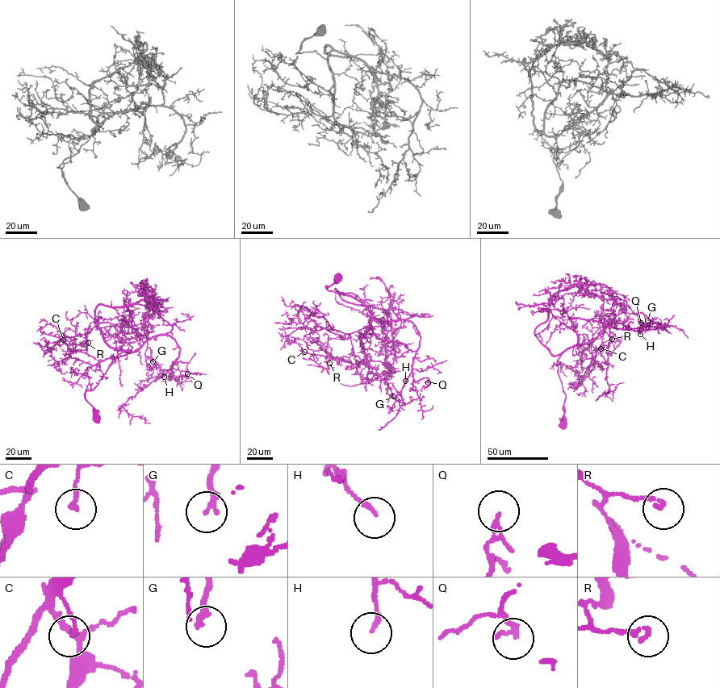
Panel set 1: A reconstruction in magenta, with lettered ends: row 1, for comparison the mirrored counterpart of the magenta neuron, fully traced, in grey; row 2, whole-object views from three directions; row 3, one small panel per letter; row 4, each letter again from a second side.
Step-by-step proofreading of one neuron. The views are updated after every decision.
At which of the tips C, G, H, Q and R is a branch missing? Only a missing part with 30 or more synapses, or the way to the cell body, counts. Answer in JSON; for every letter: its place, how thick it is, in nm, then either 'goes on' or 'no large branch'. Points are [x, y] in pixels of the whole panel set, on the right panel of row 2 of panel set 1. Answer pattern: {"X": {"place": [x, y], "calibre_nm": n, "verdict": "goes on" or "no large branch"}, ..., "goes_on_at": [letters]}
{"C": {"place": [600, 348], "calibre_nm": 150, "verdict": "no large branch"}, "G": {"place": [647, 320], "calibre_nm": 200, "verdict": "no large branch"}, "H": {"place": [640, 334], "calibre_nm": 160, "verdict": "no large branch"}, "Q": {"place": [641, 323], "calibre_nm": 110, "verdict": "no large branch"}, "R": {"place": [612, 339], "calibre_nm": 160, "verdict": "no large branch"}, "goes_on_at": []}

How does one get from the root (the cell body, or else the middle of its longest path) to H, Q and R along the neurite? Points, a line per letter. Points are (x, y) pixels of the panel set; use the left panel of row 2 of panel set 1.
H: (97, 419), (85, 392), (94, 388), (117, 355), (136, 351), (155, 336), (170, 335), (180, 350), (164, 377)
Q: (97, 419), (85, 392), (119, 354), (168, 335), (180, 348), (172, 375), (187, 373)
R: (97, 419), (85, 392), (117, 355), (131, 352), (119, 347), (123, 331), (109, 323), (94, 327), (88, 343)

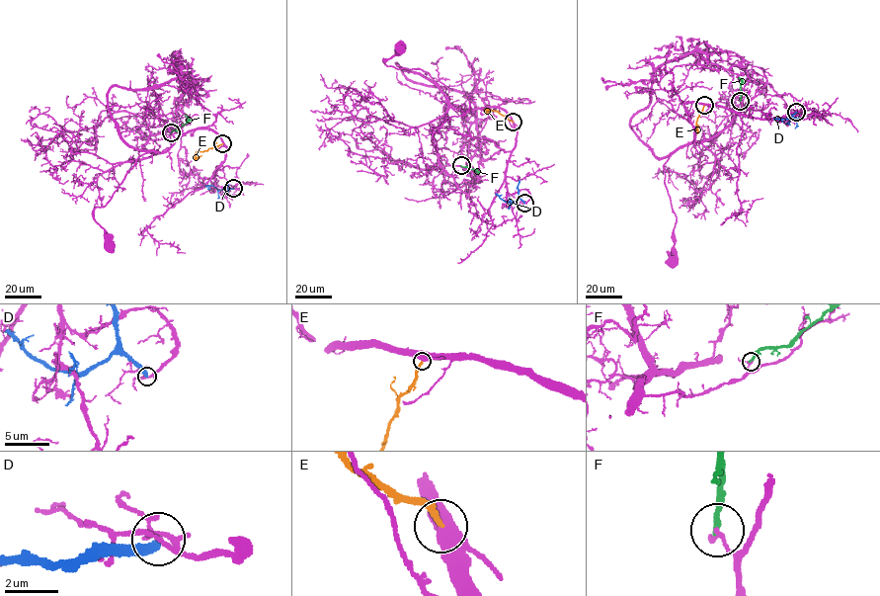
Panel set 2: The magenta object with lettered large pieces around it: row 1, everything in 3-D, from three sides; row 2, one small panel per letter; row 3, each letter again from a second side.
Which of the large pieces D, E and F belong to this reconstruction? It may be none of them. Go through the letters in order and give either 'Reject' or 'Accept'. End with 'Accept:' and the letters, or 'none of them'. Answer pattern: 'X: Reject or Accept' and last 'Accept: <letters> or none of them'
D: Reject
E: Reject
F: Reject
Accept: none of them

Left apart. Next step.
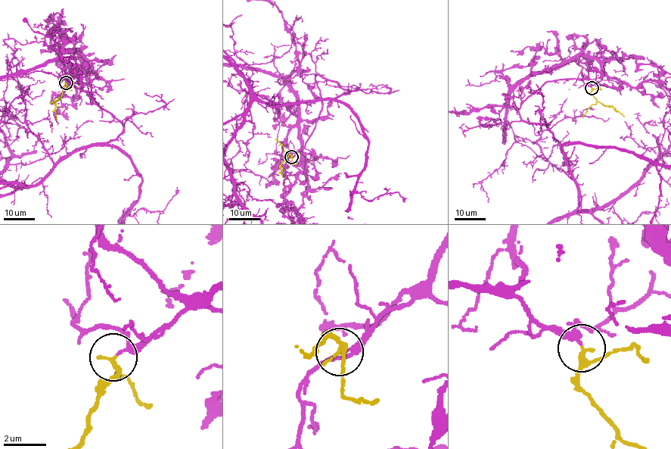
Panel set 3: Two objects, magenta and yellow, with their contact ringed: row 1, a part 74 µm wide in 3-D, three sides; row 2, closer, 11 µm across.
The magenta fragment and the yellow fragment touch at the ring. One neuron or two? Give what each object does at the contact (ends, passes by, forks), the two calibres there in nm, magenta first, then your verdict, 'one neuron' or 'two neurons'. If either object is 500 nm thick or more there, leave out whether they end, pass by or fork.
magenta passes by; yellow passes by; calibres 190 and 160 nm; one neuron

